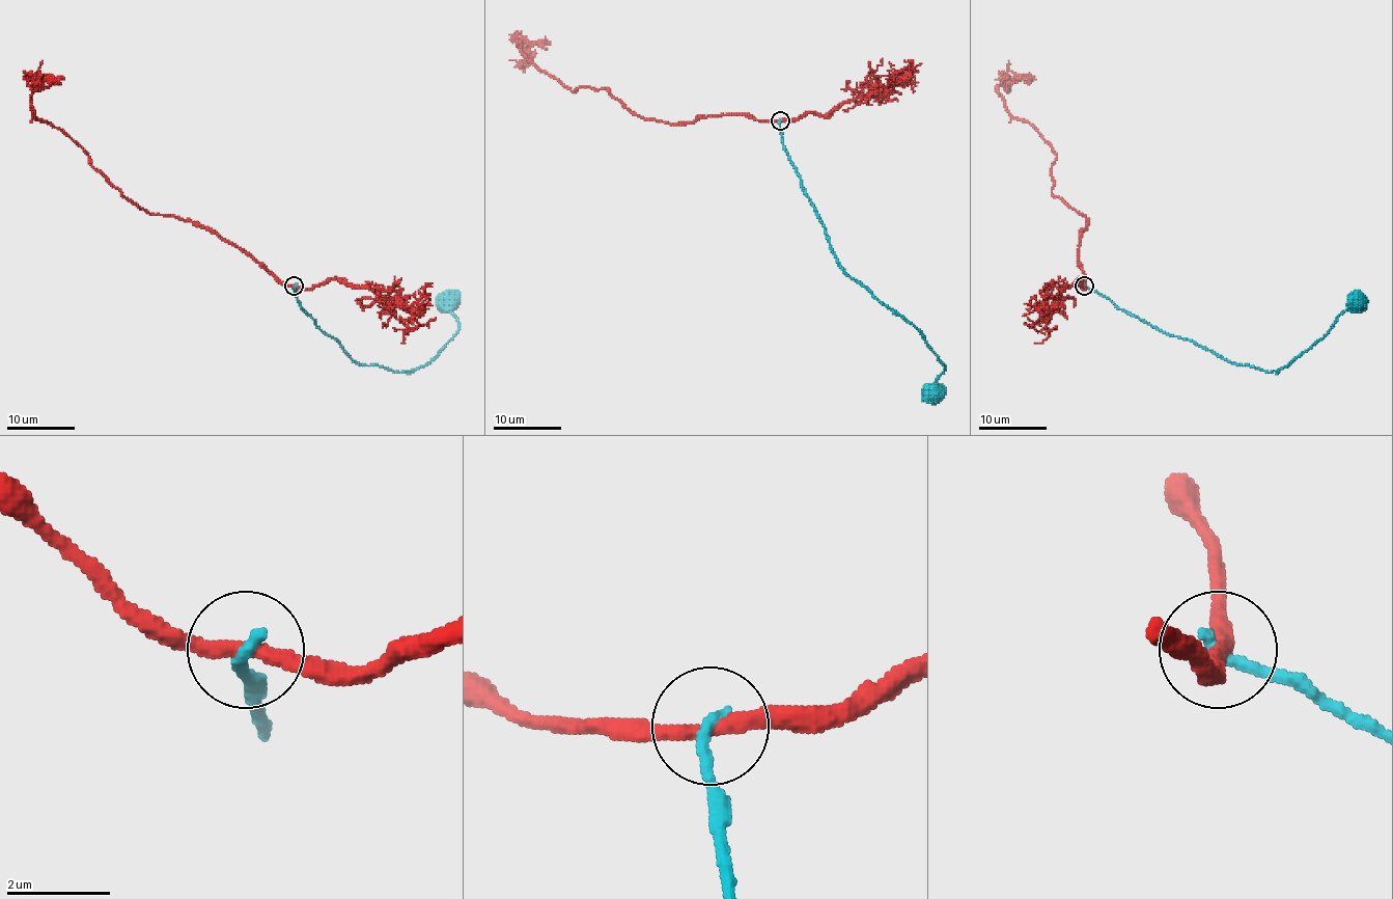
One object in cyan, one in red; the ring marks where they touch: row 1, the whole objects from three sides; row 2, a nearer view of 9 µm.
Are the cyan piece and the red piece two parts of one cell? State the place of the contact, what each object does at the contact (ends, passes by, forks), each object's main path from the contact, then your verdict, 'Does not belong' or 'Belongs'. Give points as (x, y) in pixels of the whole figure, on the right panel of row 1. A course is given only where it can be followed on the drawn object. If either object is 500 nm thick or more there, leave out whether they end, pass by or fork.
Place: (1084, 285). At the ring cyan ends. At the ring red passes by. Course of cyan: (1084, 287), (1171, 336), (1195, 342), (1237, 365), (1269, 372), (1286, 366), (1327, 332), (1356, 300). Course of red: (1084, 287), (1079, 247), (1087, 221), (1052, 192), (1053, 147), (1007, 110), (999, 88), (1024, 76). Does not belong

